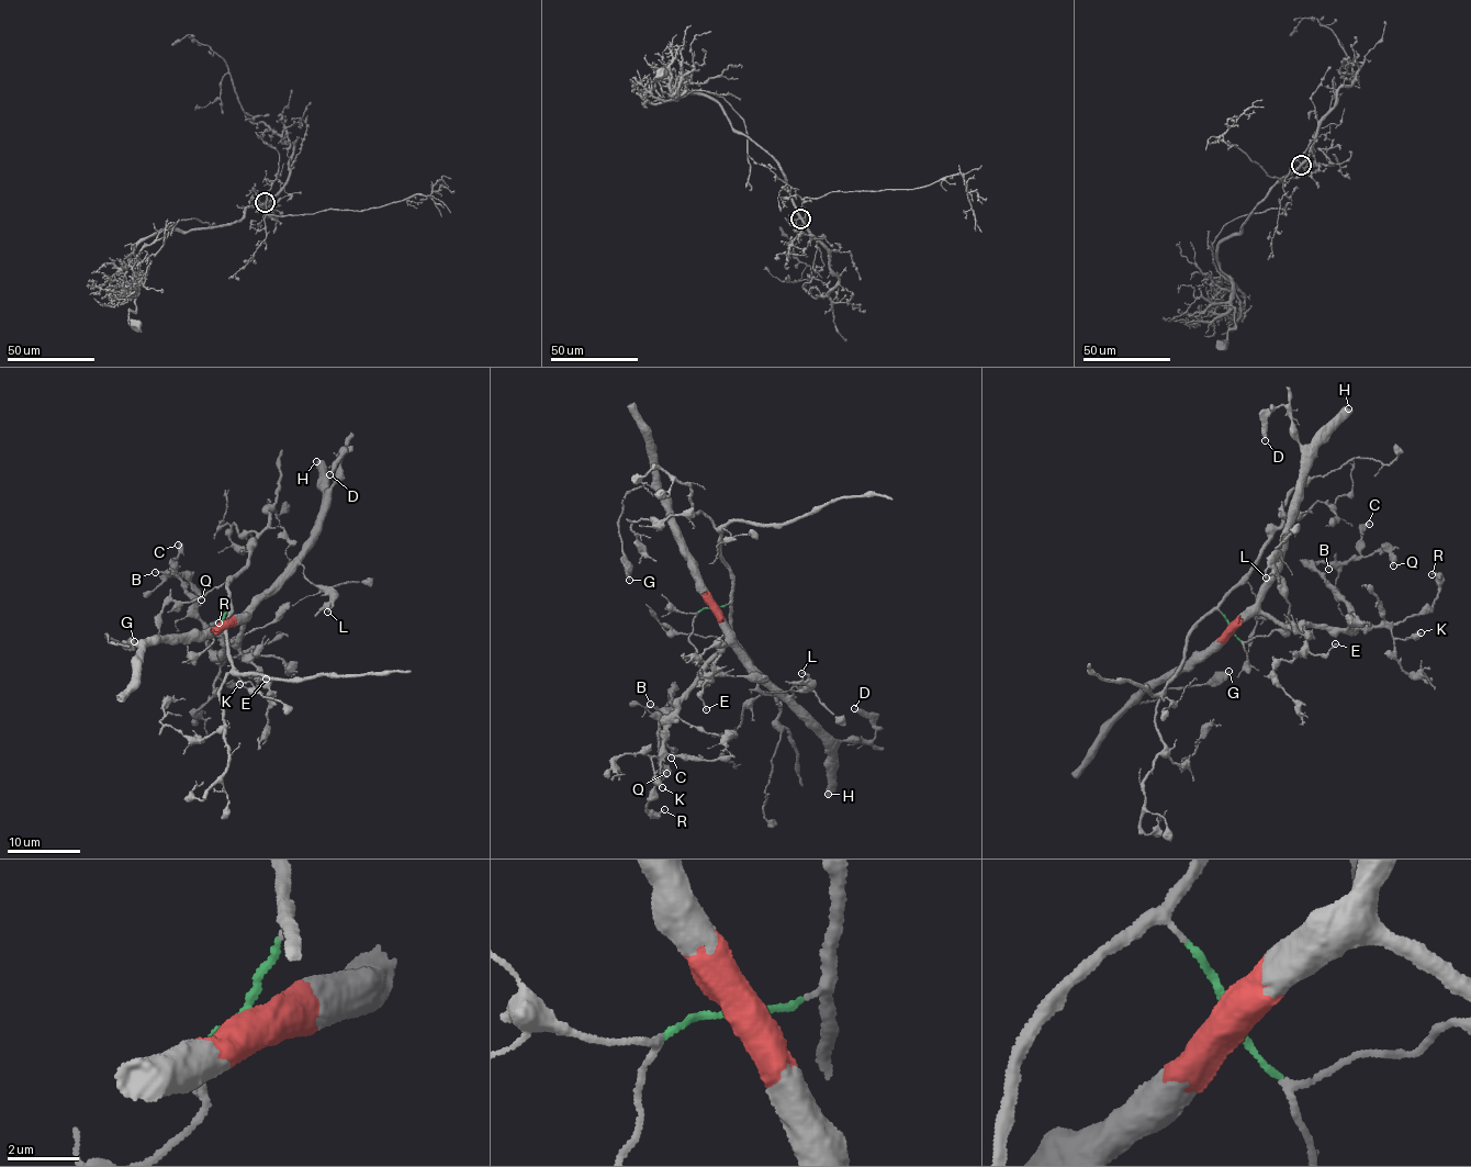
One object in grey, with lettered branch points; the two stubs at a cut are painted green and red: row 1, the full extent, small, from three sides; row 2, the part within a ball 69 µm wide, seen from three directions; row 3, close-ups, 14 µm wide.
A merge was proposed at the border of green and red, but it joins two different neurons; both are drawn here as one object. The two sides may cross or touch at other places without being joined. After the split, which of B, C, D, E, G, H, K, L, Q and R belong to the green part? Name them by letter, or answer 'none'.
none

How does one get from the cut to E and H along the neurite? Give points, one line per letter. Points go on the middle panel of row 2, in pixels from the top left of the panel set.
E: (712, 607), (719, 618), (725, 648), (707, 664), (700, 679), (709, 682), (704, 684), (702, 698), (707, 709)
H: (712, 607), (719, 626), (758, 671), (816, 725), (837, 765), (828, 793)

